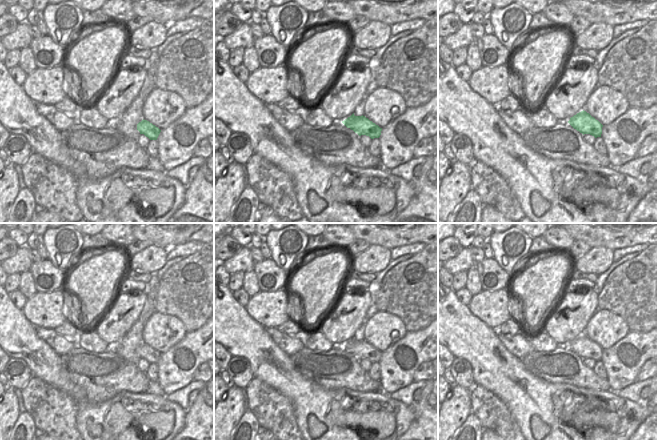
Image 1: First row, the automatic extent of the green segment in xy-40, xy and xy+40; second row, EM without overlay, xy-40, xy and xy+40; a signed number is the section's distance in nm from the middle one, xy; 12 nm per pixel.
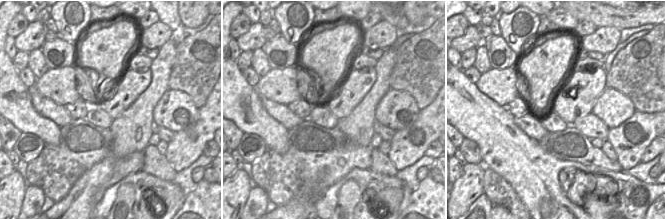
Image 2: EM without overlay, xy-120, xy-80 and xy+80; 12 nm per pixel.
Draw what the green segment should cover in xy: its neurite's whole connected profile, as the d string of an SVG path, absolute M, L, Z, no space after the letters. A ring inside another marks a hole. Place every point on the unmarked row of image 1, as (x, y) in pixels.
M354 337L342 345L347 351L357 357L359 360L366 359L371 363L379 362L381 359L382 352L370 345L365 340L355 340Z

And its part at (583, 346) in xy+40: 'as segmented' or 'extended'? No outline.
as segmented

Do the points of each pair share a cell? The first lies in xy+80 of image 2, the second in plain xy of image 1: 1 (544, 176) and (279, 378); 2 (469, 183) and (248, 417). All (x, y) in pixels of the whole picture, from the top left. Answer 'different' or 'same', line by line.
1: same
2: different

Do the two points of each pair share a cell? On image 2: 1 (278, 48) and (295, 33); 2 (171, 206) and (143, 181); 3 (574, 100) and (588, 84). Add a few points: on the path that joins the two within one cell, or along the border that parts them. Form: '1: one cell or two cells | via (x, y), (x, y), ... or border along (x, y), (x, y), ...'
1: two cells | border along (280, 34), (296, 48)
2: one cell | via (169, 198), (155, 184), (151, 183)
3: one cell | via (578, 97), (584, 88)

